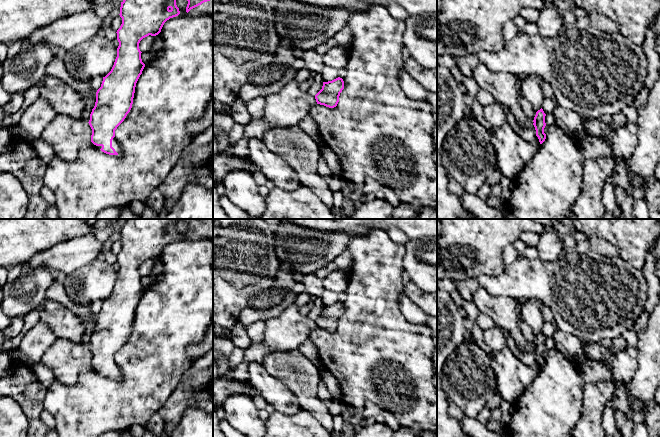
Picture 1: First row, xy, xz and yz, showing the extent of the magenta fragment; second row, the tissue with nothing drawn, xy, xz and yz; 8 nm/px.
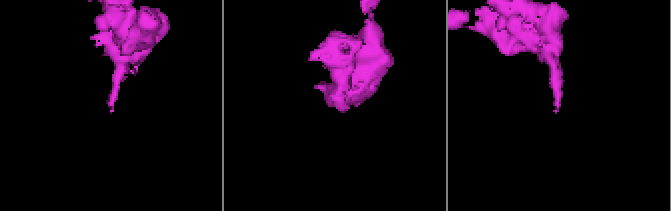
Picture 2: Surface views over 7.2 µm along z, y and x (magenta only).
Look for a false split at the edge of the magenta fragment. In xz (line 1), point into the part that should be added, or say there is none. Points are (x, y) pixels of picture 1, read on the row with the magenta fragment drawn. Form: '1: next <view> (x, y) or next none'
1: next none

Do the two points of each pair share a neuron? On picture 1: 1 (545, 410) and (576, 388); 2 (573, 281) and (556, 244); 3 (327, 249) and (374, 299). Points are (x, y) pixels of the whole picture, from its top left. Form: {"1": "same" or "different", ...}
{"1": "same", "2": "different", "3": "different"}

